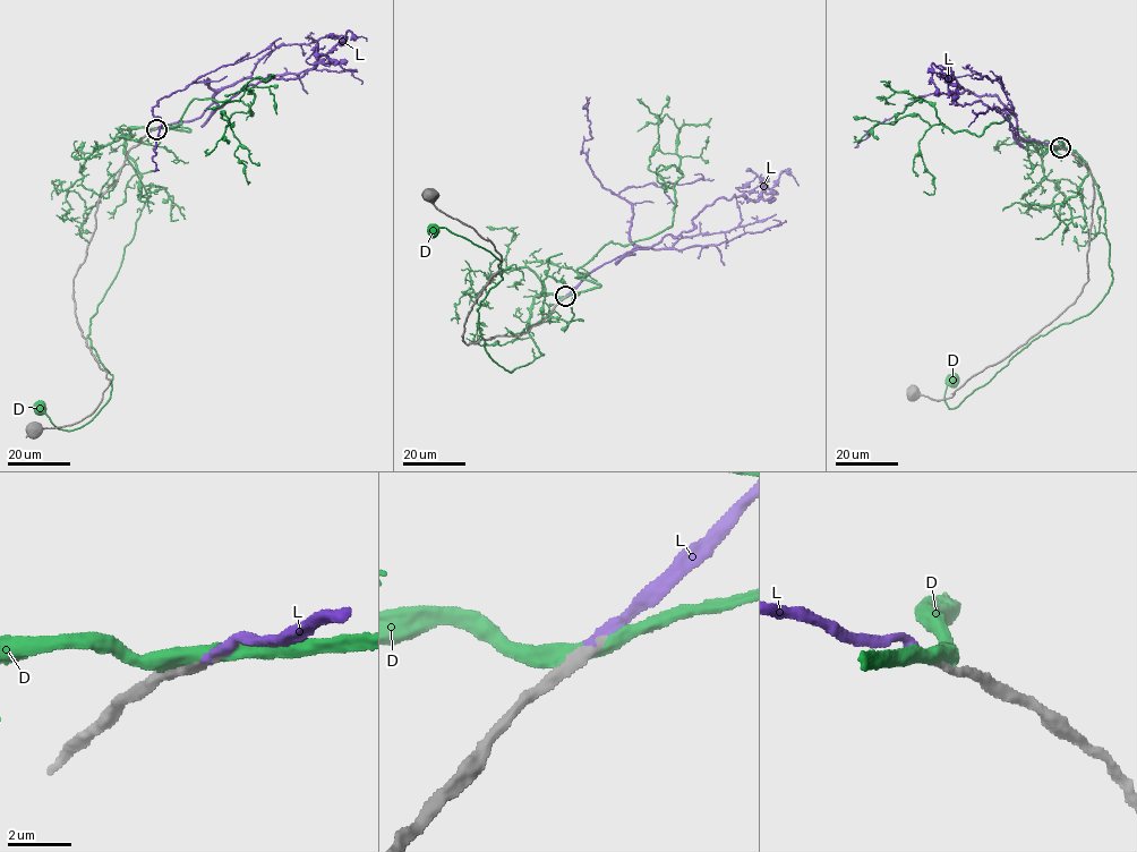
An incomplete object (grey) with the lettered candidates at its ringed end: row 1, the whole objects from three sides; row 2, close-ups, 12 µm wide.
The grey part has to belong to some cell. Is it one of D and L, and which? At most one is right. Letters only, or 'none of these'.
L

